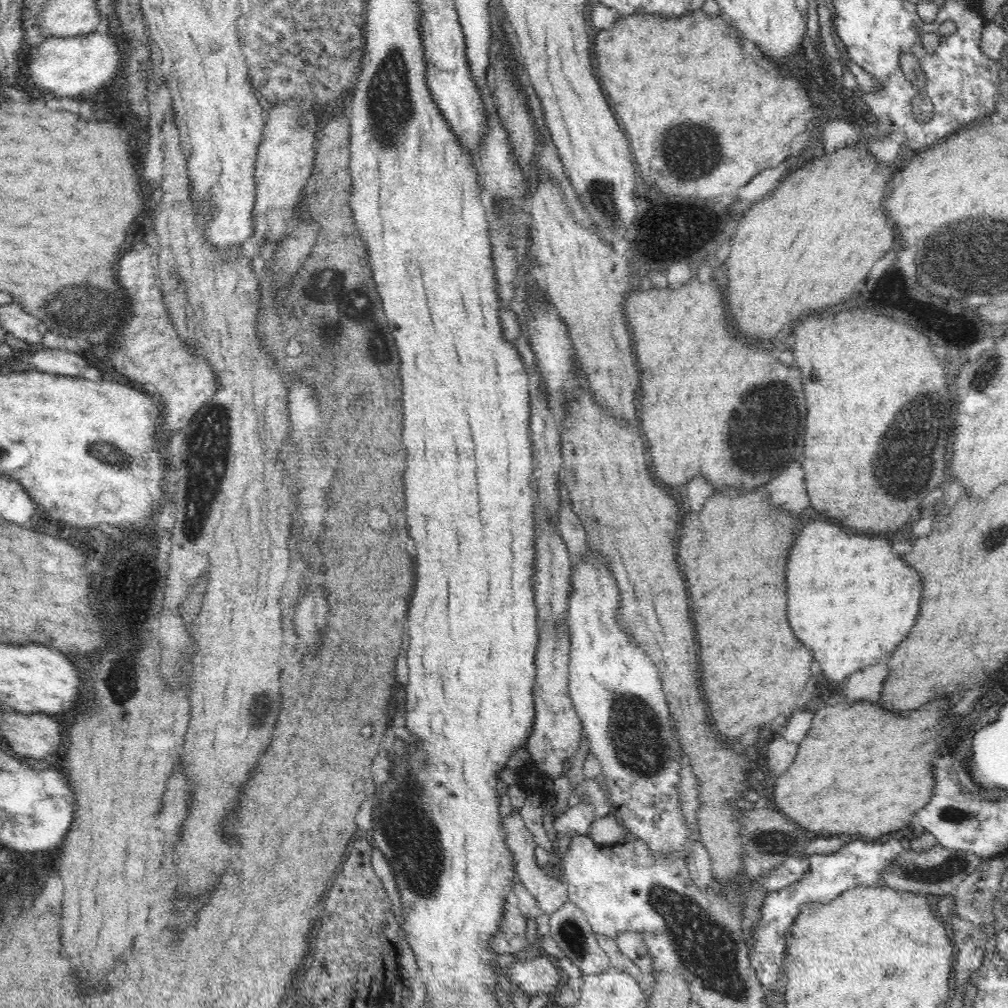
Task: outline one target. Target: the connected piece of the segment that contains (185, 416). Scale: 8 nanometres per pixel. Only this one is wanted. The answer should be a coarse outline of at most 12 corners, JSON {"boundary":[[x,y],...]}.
{"boundary":[[153,250],[126,254],[130,299],[108,360],[162,398],[169,439],[218,393],[213,368],[174,331]]}

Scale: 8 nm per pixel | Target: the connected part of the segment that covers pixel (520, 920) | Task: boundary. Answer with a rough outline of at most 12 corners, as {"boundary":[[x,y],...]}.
{"boundary":[[515,901],[504,903],[503,923],[493,934],[495,952],[530,948],[526,917]]}

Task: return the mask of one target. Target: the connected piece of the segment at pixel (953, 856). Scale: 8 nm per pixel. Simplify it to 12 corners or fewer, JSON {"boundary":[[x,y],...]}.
{"boundary":[[937,844],[910,848],[882,870],[880,886],[951,894],[985,858]]}

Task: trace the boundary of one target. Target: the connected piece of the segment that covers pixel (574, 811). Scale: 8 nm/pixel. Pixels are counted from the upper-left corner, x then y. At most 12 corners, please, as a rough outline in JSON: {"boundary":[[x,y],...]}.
{"boundary":[[580,803],[555,817],[557,840],[588,834],[594,805]]}

